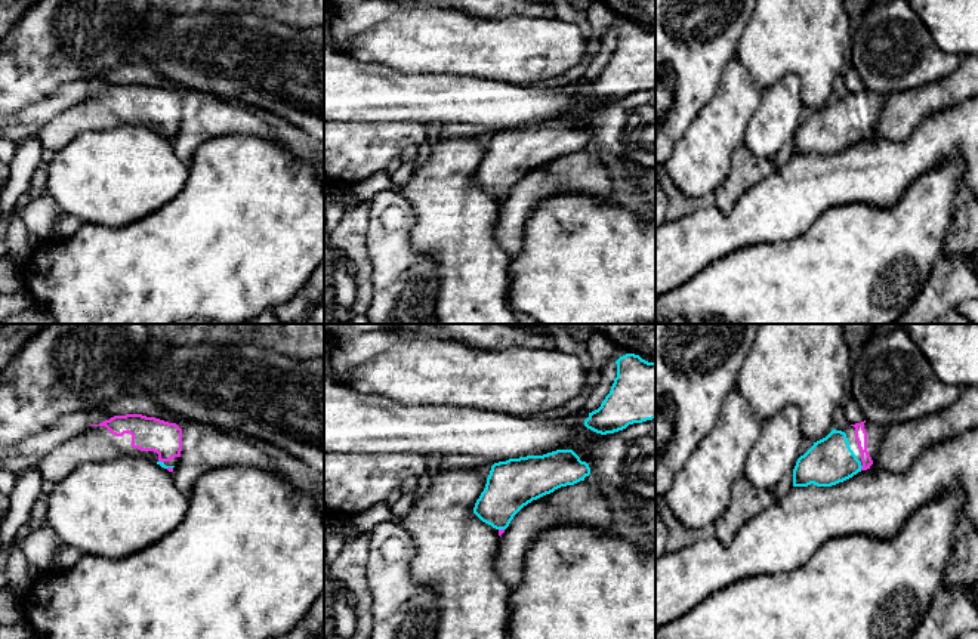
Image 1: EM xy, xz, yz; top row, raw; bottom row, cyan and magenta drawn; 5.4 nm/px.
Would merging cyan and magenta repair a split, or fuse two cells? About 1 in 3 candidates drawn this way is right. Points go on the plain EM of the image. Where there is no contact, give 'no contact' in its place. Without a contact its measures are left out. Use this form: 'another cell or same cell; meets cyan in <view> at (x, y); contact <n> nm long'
same cell; meets cyan in yz at (861, 135); contact 30 nm long

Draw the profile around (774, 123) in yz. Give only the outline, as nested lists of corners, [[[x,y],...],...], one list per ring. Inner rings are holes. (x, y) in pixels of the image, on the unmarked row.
[[[786,74],[777,83],[769,86],[761,95],[759,108],[755,111],[749,121],[744,136],[744,145],[758,157],[772,161],[781,146],[793,141],[799,123],[799,114],[802,111],[802,83],[796,74]]]

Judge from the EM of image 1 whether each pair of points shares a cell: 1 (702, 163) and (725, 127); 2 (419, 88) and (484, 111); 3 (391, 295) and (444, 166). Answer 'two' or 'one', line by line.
1: one
2: one
3: two

